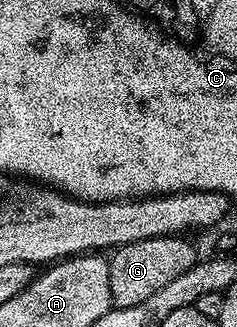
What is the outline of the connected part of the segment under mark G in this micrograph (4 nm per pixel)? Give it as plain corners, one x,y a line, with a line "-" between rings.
180,235
156,236
150,240
124,244
108,257
113,307
130,308
139,306
139,302
147,302
155,290
163,290
167,282
172,282
174,278
179,278
179,274
191,270
198,259
199,253

